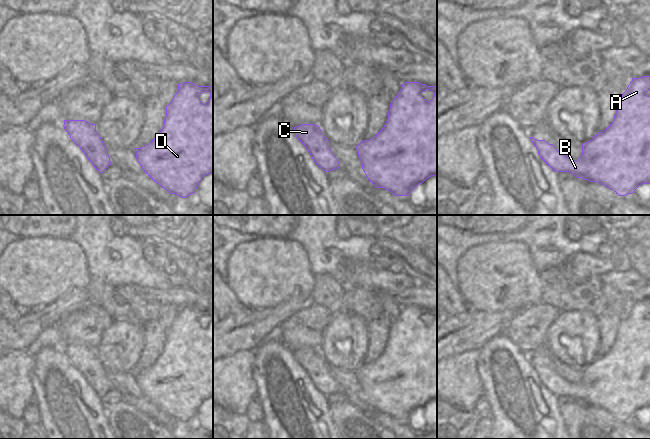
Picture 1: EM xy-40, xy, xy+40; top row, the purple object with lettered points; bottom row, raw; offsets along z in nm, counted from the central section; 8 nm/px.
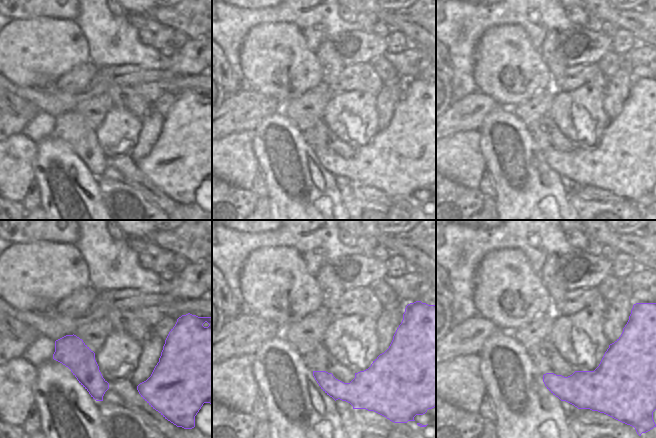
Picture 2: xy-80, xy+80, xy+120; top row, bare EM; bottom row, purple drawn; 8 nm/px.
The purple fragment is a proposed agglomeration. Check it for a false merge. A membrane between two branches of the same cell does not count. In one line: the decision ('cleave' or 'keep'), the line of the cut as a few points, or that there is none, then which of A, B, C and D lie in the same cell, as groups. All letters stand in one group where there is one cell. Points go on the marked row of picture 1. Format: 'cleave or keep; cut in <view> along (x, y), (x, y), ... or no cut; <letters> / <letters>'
keep; no cut; A B C D

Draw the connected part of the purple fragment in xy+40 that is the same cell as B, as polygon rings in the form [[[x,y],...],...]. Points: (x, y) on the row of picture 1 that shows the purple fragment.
[[[641,76],[639,78],[632,78],[632,81],[628,85],[626,91],[622,94],[622,97],[618,103],[616,113],[612,123],[603,131],[598,132],[591,140],[582,144],[582,155],[577,159],[573,160],[561,152],[559,152],[553,144],[549,144],[545,140],[537,140],[530,137],[532,143],[538,151],[540,158],[555,172],[569,172],[573,174],[576,178],[581,178],[583,180],[588,180],[590,182],[597,182],[611,190],[613,190],[619,196],[625,196],[627,194],[632,194],[641,184],[650,184],[650,96],[646,93],[650,90],[650,76]]]

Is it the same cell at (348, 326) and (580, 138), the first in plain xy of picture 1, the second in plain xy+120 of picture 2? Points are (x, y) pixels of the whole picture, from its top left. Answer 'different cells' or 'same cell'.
same cell

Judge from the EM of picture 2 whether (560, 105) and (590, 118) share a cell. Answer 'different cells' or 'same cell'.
same cell

